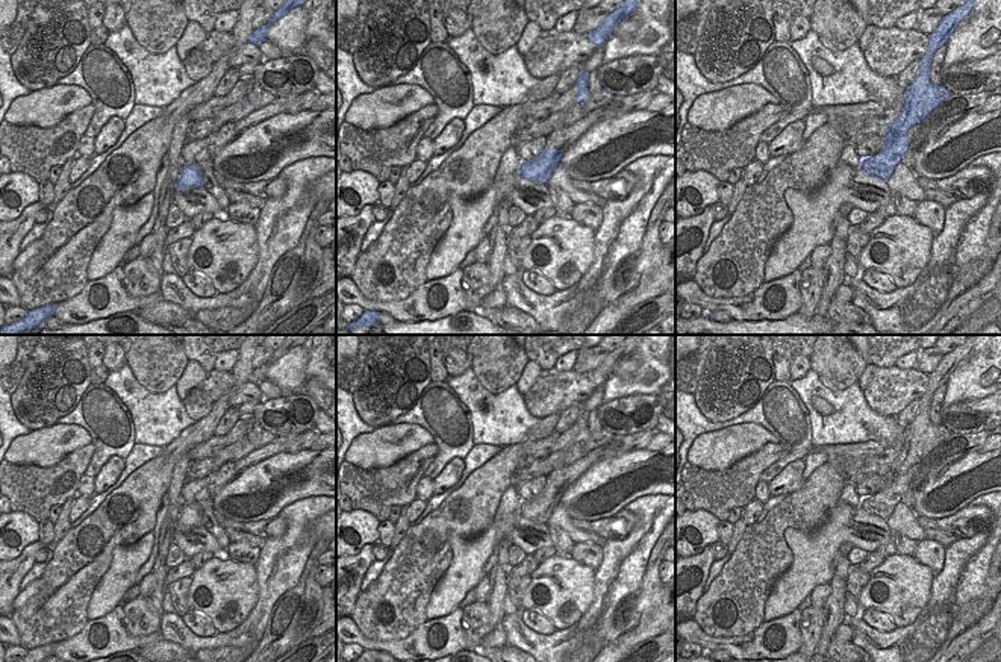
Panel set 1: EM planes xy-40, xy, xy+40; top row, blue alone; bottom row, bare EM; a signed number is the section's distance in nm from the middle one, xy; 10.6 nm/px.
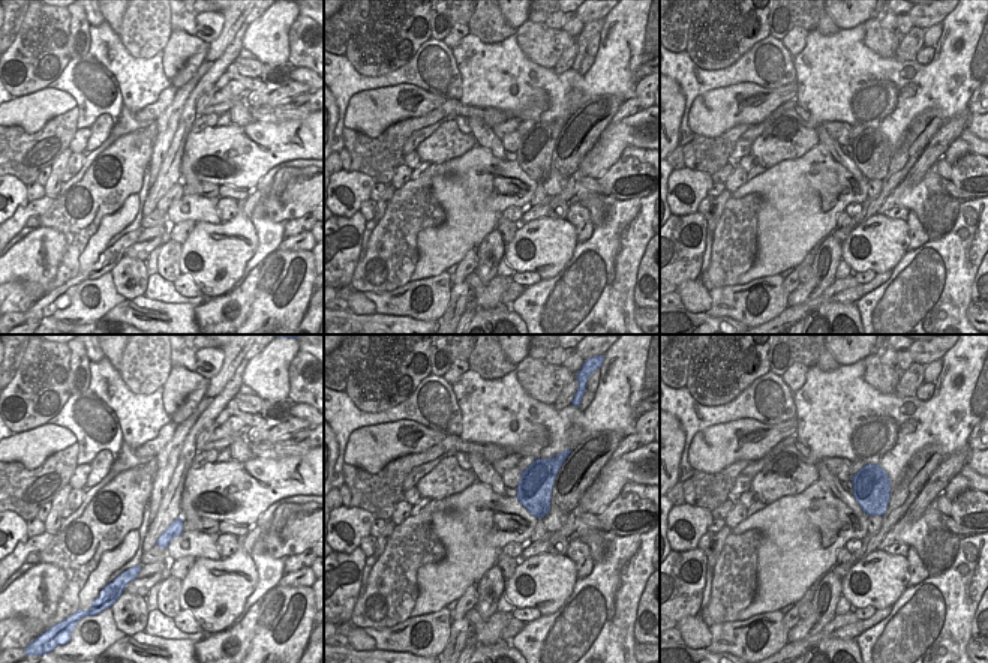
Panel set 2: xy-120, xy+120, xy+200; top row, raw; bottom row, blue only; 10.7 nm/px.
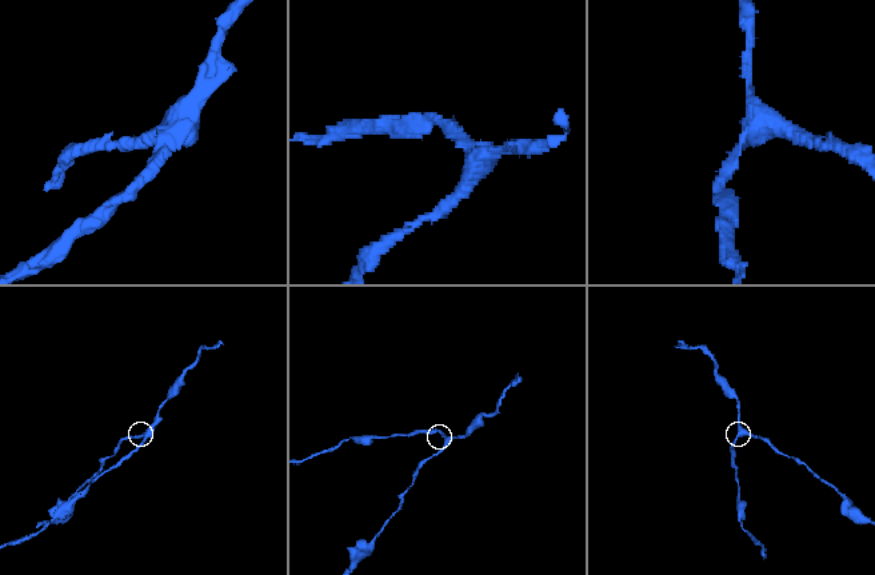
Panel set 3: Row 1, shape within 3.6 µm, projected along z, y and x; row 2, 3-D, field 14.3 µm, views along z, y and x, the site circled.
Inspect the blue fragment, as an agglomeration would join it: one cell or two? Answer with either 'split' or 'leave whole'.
split

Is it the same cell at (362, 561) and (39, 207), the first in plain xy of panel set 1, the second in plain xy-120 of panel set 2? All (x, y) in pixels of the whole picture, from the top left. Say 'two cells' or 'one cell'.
one cell

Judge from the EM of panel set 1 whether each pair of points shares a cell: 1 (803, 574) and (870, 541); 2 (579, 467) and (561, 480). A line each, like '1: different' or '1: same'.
1: same
2: same

